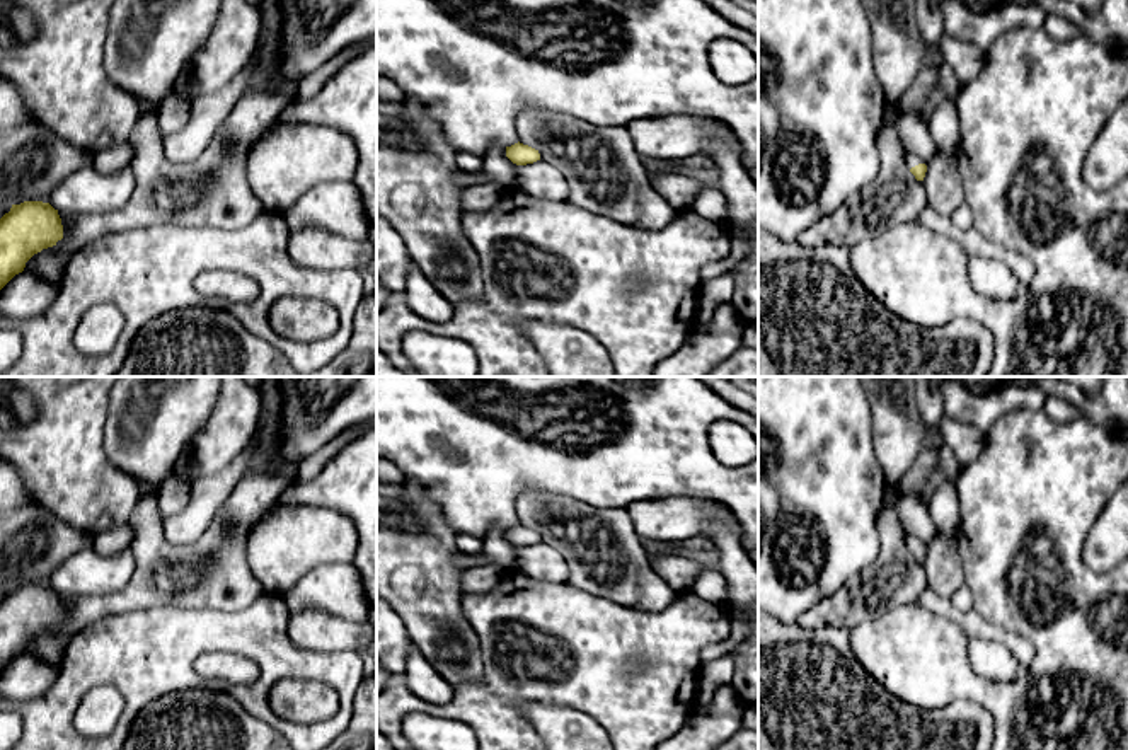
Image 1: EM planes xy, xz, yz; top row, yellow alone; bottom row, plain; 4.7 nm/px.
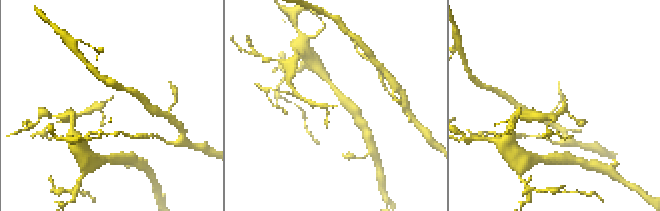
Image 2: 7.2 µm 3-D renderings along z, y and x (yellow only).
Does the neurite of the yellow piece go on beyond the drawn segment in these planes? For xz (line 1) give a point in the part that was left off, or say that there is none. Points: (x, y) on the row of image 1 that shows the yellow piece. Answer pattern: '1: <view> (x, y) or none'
1: none

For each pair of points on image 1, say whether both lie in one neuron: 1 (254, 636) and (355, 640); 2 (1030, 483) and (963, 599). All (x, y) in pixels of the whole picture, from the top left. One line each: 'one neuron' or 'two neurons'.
1: two neurons
2: two neurons

